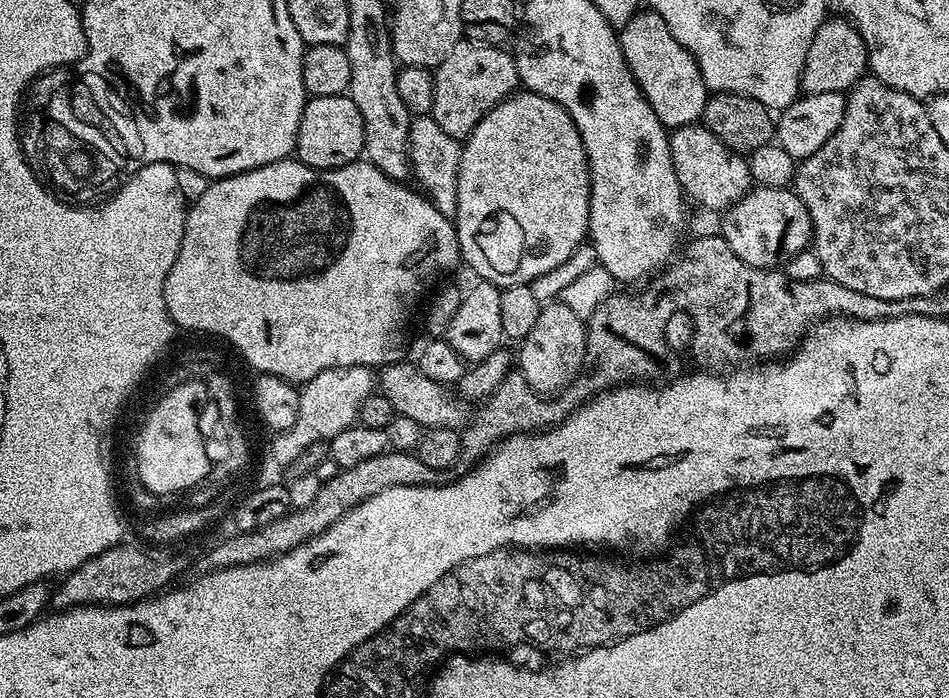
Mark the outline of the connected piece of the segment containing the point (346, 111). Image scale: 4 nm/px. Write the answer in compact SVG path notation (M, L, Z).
M314 96L305 103L294 156L311 168L346 166L364 156L362 114L358 114L351 96Z

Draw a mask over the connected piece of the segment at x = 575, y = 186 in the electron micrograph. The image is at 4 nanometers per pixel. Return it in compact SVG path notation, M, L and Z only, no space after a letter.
M527 90L517 91L515 94L507 96L498 106L494 106L474 126L474 130L463 141L460 150L460 161L458 162L458 210L454 217L456 226L456 237L460 247L460 255L463 263L469 264L480 280L489 280L497 288L503 290L510 286L519 284L531 285L535 281L543 281L555 268L560 268L576 251L580 248L580 243L585 243L588 235L588 219L590 218L590 190L592 189L592 179L588 173L588 155L582 146L582 138L566 110L558 106L558 102L550 102L537 92Z

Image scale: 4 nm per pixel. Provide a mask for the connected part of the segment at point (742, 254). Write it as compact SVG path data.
M753 187L733 208L723 213L722 219L722 235L730 250L755 268L779 269L812 242L810 214L791 187Z

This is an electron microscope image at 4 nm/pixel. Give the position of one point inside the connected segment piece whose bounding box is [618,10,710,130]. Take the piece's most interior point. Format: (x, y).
(668, 75)

